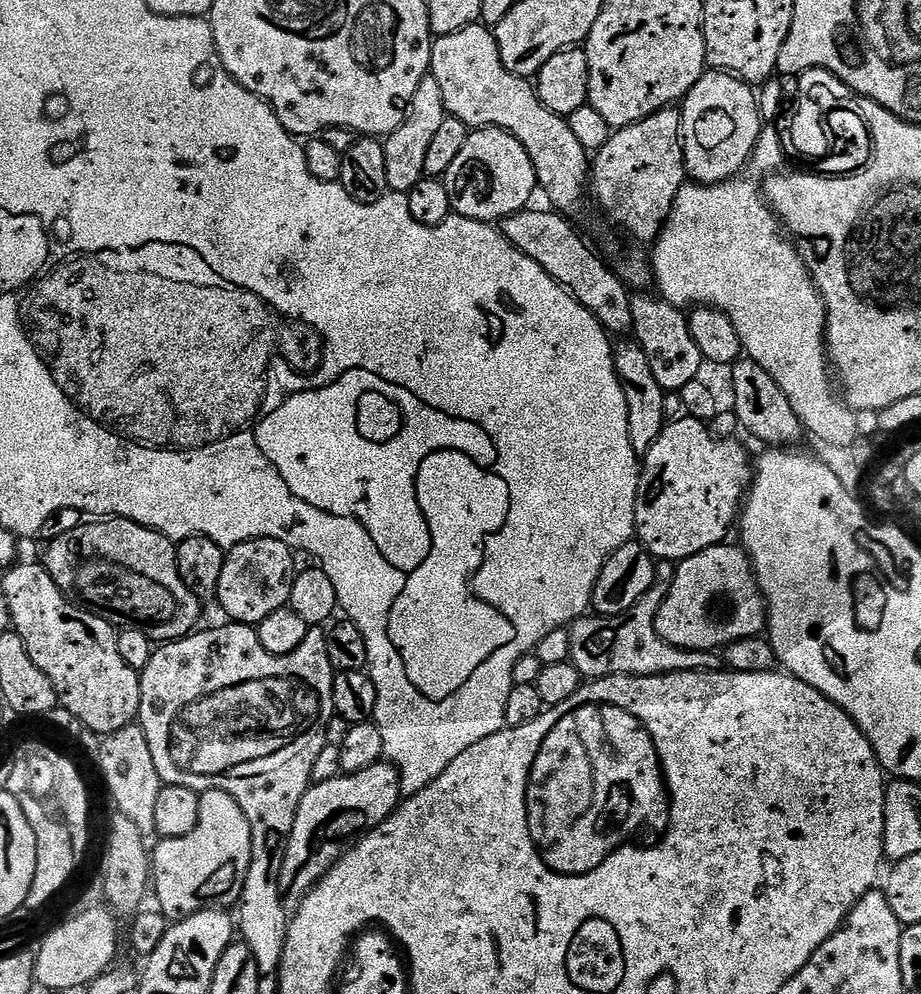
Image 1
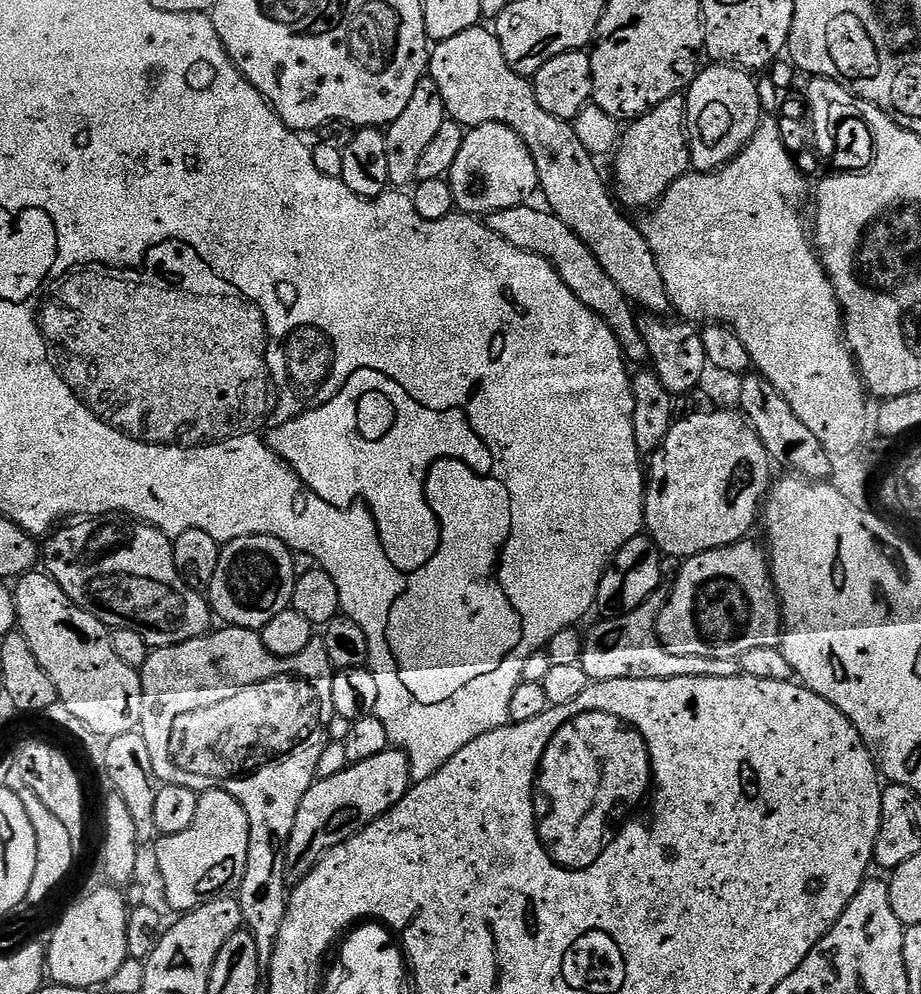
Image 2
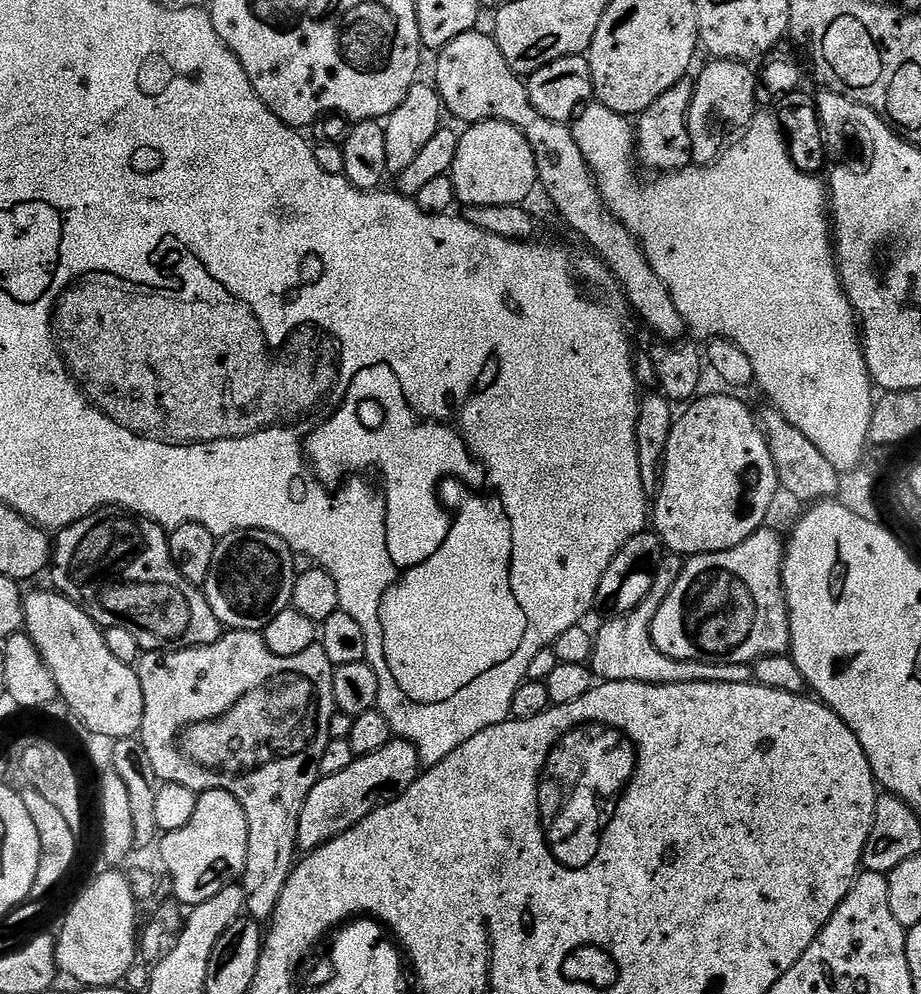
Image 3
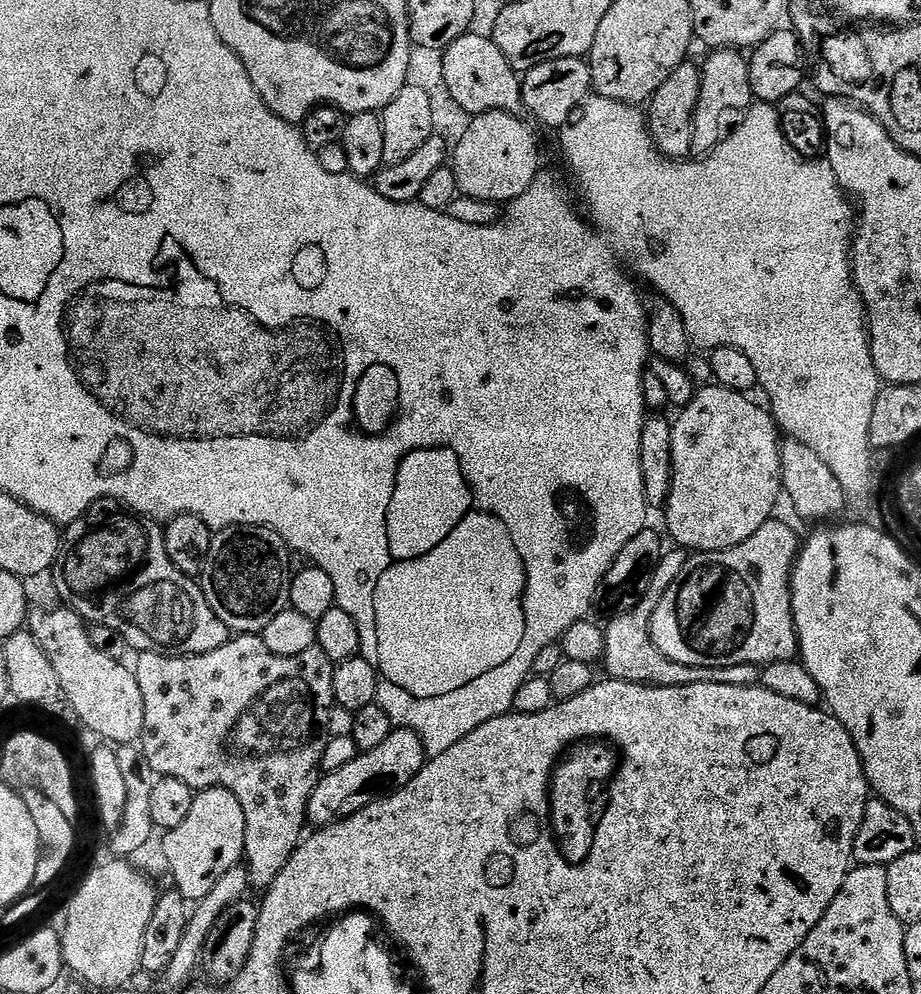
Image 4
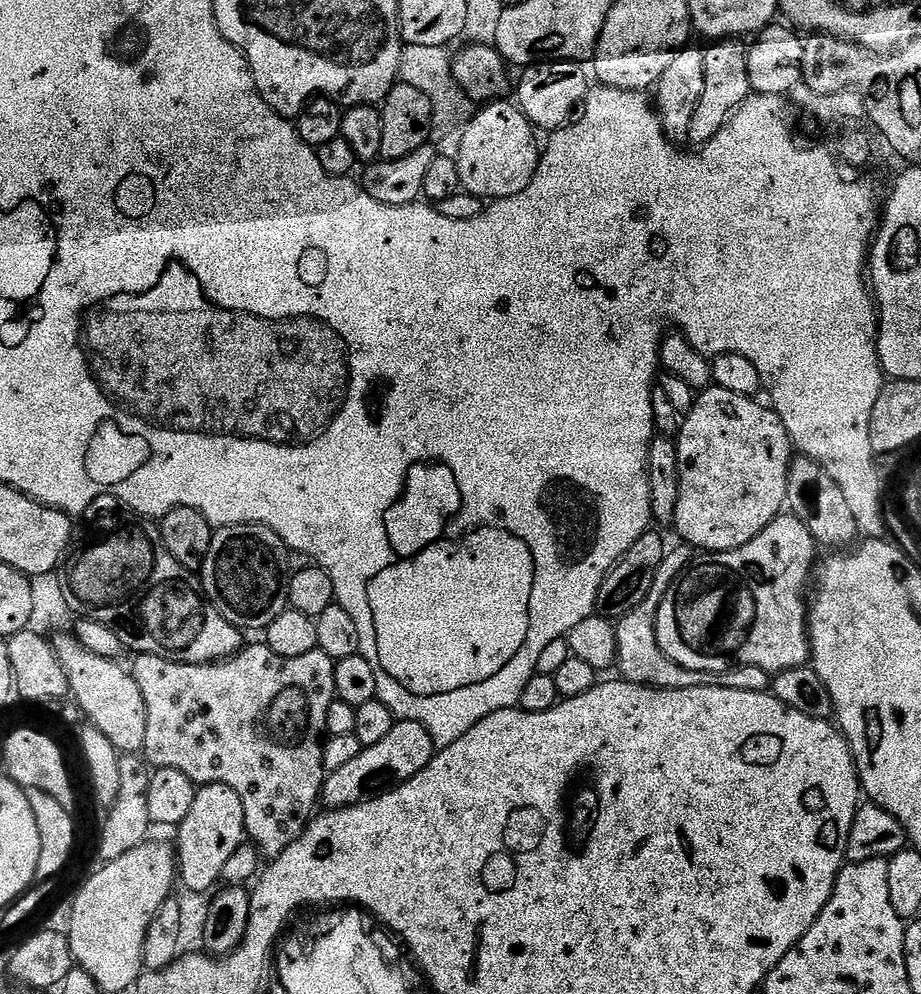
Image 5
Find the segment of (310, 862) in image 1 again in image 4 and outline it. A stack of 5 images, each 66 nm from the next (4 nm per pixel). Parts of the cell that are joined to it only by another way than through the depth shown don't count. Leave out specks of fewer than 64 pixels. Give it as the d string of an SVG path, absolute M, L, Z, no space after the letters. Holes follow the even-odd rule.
M393 727L390 738L386 738L382 746L377 746L369 752L361 752L354 758L354 762L342 766L342 770L321 775L308 803L308 824L327 826L350 818L379 797L395 792L397 788L406 787L422 771L425 763L424 743L419 734L409 728Z

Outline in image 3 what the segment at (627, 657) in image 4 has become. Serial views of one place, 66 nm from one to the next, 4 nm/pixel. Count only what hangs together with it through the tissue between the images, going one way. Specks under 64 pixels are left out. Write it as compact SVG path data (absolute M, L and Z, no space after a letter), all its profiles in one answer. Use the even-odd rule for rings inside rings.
M675 554L665 555L661 559L659 568L656 569L656 577L650 586L650 594L646 594L646 598L642 598L642 602L638 602L638 606L634 606L634 610L630 610L621 616L605 619L603 621L605 624L600 629L595 629L590 667L592 675L597 681L607 682L613 680L614 682L642 682L643 684L689 684L690 682L753 683L754 668L752 664L722 664L707 660L675 660L666 654L662 654L662 650L658 650L658 646L652 637L652 620L658 614L666 594L670 594L670 590L674 590L674 582L678 582L678 574L682 574L684 562L685 557Z

